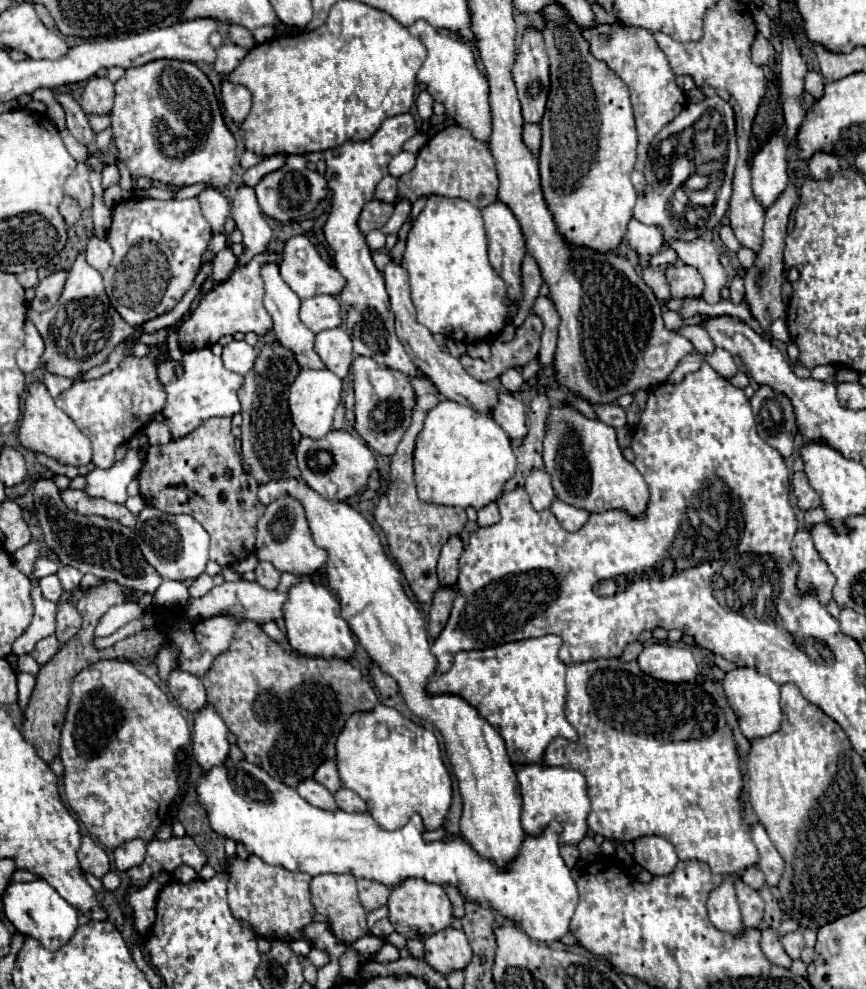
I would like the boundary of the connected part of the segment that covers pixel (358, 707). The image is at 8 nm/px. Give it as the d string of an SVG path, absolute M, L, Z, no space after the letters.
M245 620L245 622L239 624L239 628L237 628L237 632L235 632L235 636L233 636L233 642L231 642L231 646L229 646L229 650L223 652L223 654L219 654L219 656L215 658L211 670L201 678L201 682L203 682L203 686L207 688L207 698L209 698L209 702L217 708L217 712L219 712L221 718L225 720L227 728L237 736L237 746L241 748L245 760L249 760L251 764L261 766L265 772L269 772L269 776L273 776L275 780L281 780L283 784L293 786L293 788L295 788L301 780L313 778L315 770L317 770L325 760L335 758L335 742L337 742L337 736L341 734L341 728L345 726L345 722L347 722L347 718L349 718L351 714L355 714L355 712L365 712L365 710L373 710L373 708L379 704L379 698L377 698L375 690L371 688L371 684L365 682L363 674L361 674L357 668L353 668L347 660L339 660L339 658L325 660L325 658L307 658L307 656L303 656L303 658L293 658L293 656L285 654L279 644L271 642L271 638L261 630L261 626L255 624L255 622L251 622L251 620Z

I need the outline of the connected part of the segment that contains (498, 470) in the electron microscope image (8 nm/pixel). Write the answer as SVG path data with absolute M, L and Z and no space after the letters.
M443 400L427 412L425 426L417 438L415 448L415 482L421 502L459 508L473 506L475 510L481 510L503 494L503 486L513 478L515 468L517 458L513 452L513 444L491 416L481 416L479 412L473 412L471 408L461 406L453 400Z

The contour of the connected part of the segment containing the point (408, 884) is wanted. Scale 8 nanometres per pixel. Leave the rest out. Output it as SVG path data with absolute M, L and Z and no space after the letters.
M409 878L405 880L401 886L393 888L391 890L391 896L389 896L389 920L393 924L393 928L403 934L407 940L413 940L413 938L429 938L445 928L451 928L453 926L453 906L443 890L441 884L433 884L433 882L427 882L427 880L417 880L417 878Z

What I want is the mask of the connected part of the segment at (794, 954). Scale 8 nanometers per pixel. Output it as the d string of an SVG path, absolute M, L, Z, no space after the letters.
M795 930L795 932L789 932L781 938L781 944L785 948L785 952L789 954L791 960L799 960L801 956L801 950L805 948L805 940L803 940L803 932L801 930Z

